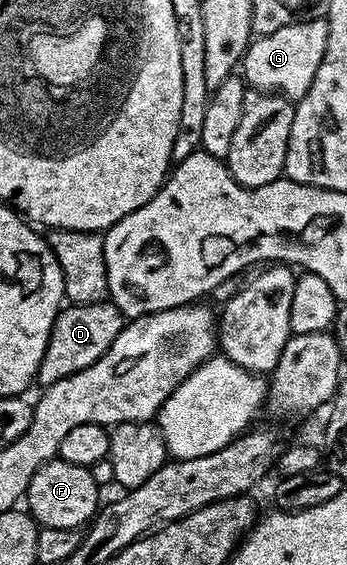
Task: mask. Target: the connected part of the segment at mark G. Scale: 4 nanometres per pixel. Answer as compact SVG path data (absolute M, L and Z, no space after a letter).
M323 19L321 21L297 21L295 25L280 27L280 31L255 36L244 58L244 66L246 65L244 80L247 86L254 91L277 91L283 97L301 99L310 90L316 71L324 59L329 34L329 20Z

